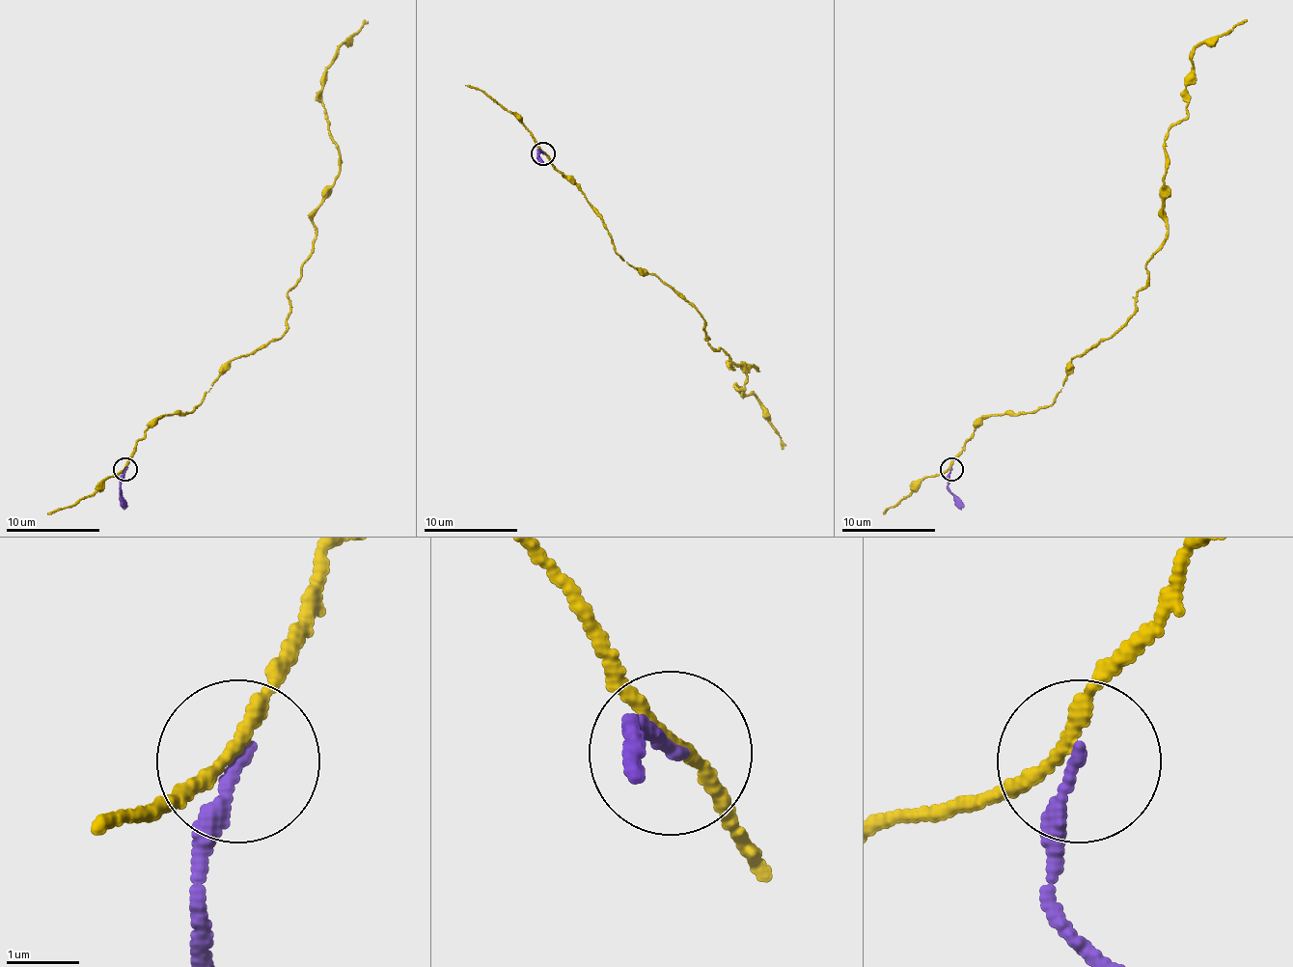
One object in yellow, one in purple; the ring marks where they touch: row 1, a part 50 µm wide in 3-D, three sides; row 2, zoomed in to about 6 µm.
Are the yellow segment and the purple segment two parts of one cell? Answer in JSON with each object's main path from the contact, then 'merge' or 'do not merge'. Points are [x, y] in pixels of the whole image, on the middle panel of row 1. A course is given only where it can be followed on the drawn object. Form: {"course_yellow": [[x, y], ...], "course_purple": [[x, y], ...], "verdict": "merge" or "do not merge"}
{"course_yellow": [[542, 151], [616, 250], [704, 321], [704, 340], [733, 371], [756, 368], [737, 387], [783, 448]], "course_purple": [[542, 153], [537, 150], [542, 163]], "verdict": "do not merge"}

